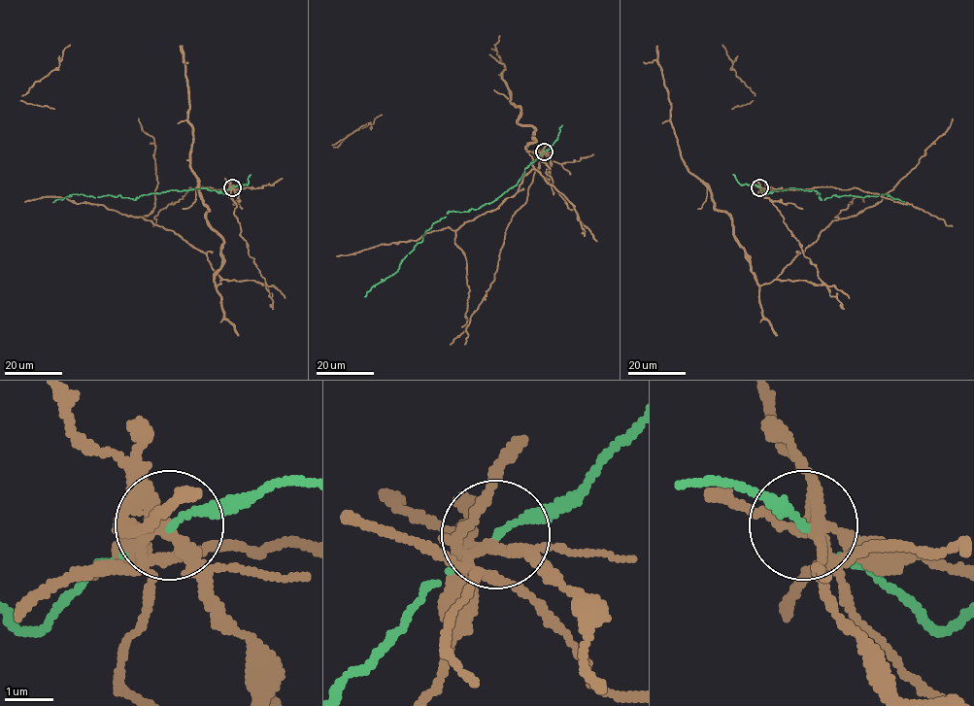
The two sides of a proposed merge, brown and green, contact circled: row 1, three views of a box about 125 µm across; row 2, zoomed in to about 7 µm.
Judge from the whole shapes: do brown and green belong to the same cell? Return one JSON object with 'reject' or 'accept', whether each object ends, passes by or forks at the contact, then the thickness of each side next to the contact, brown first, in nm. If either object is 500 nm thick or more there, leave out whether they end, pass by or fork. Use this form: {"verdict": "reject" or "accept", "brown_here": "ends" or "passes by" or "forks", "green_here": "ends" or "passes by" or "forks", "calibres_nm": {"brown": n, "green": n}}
{"verdict": "reject", "brown_here": "forks", "green_here": "ends", "calibres_nm": {"brown": 240, "green": 160}}

